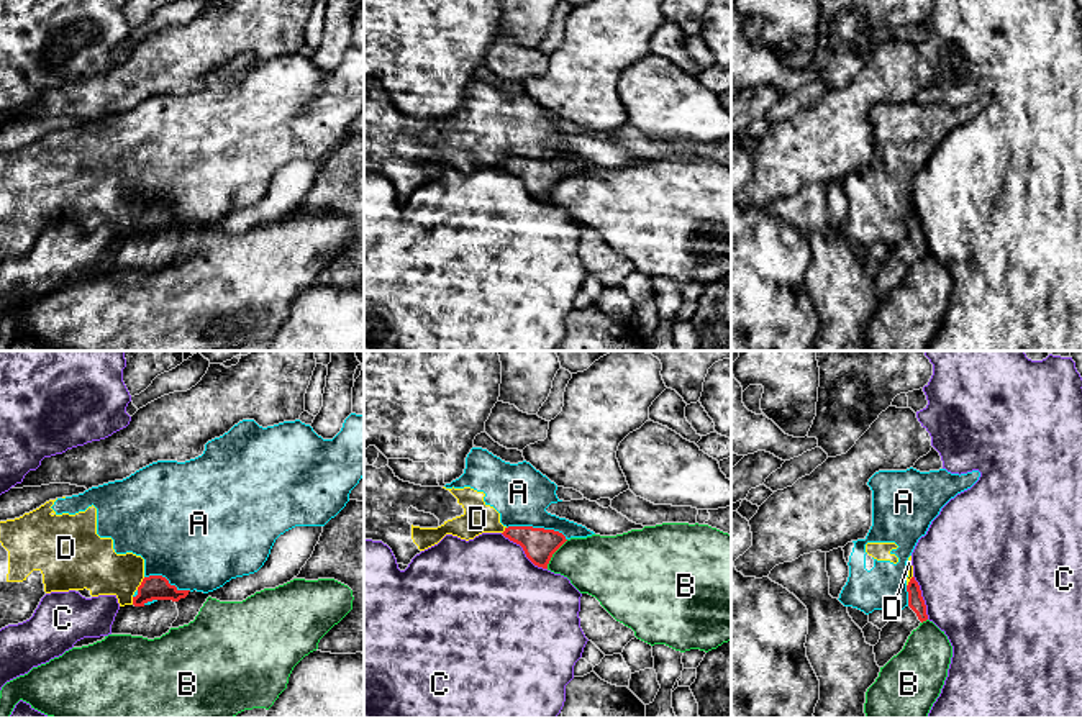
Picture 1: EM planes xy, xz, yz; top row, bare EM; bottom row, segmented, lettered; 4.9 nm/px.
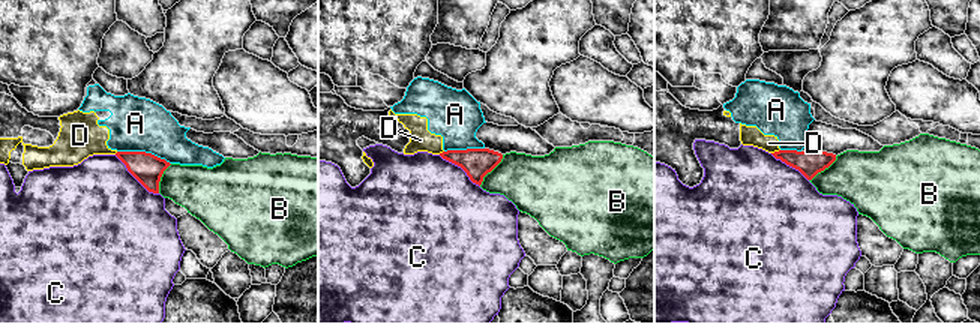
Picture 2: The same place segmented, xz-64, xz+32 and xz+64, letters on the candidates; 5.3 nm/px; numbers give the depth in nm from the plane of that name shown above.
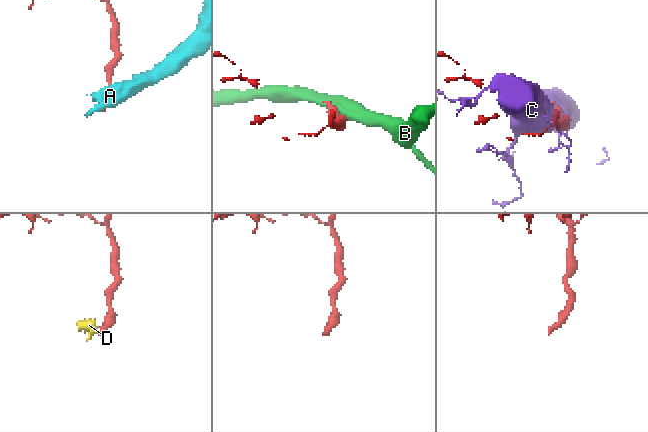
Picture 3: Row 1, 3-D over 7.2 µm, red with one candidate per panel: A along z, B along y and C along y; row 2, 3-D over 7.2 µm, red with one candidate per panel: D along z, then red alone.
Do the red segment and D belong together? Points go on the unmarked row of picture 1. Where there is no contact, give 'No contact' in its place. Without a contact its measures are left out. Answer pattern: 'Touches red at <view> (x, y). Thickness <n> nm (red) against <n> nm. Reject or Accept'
Touches red at xy (141, 217). Thickness 130 nm (red) against 240 nm. Reject

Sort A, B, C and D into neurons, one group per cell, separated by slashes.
A D / B / C

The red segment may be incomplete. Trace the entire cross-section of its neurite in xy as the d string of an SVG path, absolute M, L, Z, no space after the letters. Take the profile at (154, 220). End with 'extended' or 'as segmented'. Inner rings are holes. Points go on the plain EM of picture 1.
M162 208L144 210L131 238L120 239L111 267L131 267L148 272L169 266L179 249L177 234L190 223L179 223Z | extended

